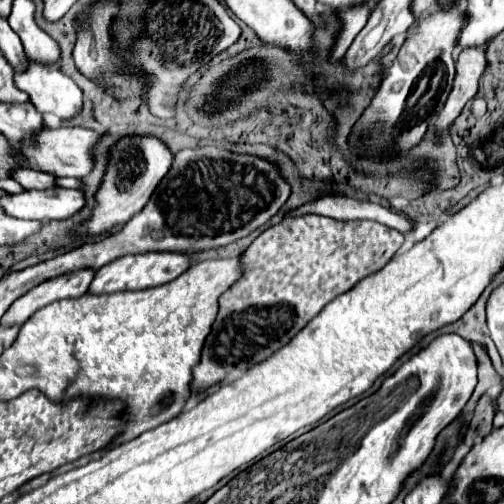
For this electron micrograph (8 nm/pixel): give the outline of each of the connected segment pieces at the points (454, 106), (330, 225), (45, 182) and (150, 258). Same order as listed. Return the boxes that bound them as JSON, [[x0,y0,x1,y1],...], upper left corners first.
[[432,47,486,143],[192,215,404,393],[14,169,56,189],[88,253,190,295]]

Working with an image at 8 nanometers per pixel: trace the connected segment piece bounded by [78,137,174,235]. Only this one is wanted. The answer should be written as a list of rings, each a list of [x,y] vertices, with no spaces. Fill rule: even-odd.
[[[154,137],[122,139],[112,151],[112,159],[108,163],[108,173],[98,191],[98,207],[94,209],[94,215],[90,217],[90,221],[84,227],[80,227],[78,231],[98,235],[98,233],[110,229],[112,225],[130,221],[146,205],[146,201],[154,193],[160,179],[168,173],[172,161],[174,161],[174,155],[170,153],[170,149]]]

